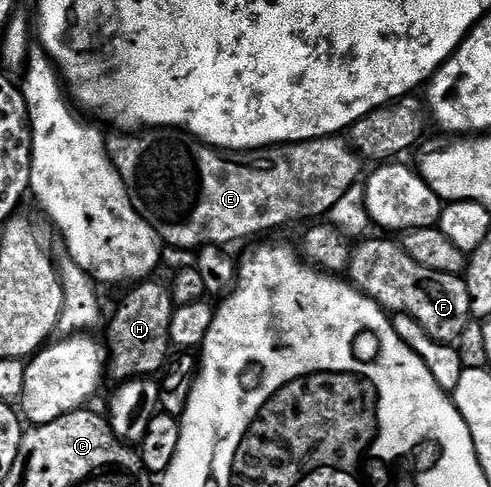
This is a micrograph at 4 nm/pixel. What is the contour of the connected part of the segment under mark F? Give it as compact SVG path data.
M362 240L353 258L349 261L348 280L366 293L372 301L378 301L381 308L390 314L406 313L416 319L437 341L456 342L456 337L471 321L469 292L464 280L456 273L431 271L407 255L407 251L396 240Z

